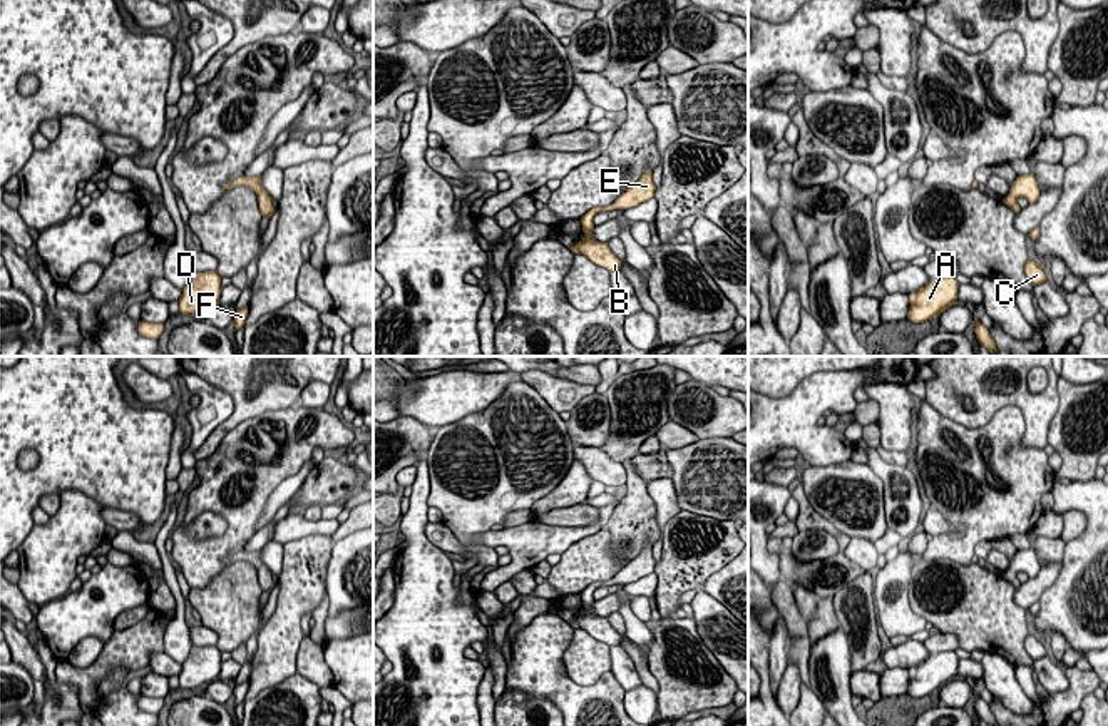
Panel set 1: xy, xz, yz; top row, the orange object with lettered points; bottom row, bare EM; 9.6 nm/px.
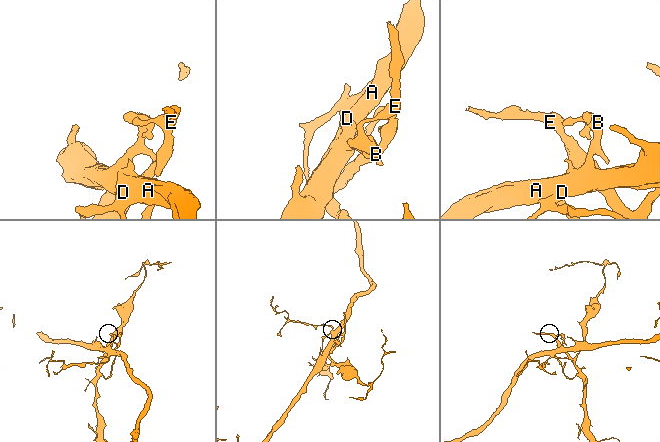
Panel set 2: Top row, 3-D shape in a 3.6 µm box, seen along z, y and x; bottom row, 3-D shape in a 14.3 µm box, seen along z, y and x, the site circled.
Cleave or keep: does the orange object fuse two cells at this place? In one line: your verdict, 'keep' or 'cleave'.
cleave

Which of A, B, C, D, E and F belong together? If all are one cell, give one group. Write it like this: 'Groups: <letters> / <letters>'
Groups: A B D / C E F

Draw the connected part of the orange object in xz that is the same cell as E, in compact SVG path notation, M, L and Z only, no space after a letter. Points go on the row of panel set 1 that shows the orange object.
M646 171L643 177L628 187L606 211L631 209L654 197L653 171Z

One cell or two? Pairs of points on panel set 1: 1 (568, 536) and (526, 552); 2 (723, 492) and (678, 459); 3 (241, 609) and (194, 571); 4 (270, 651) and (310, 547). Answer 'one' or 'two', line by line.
1: one
2: one
3: two
4: one

